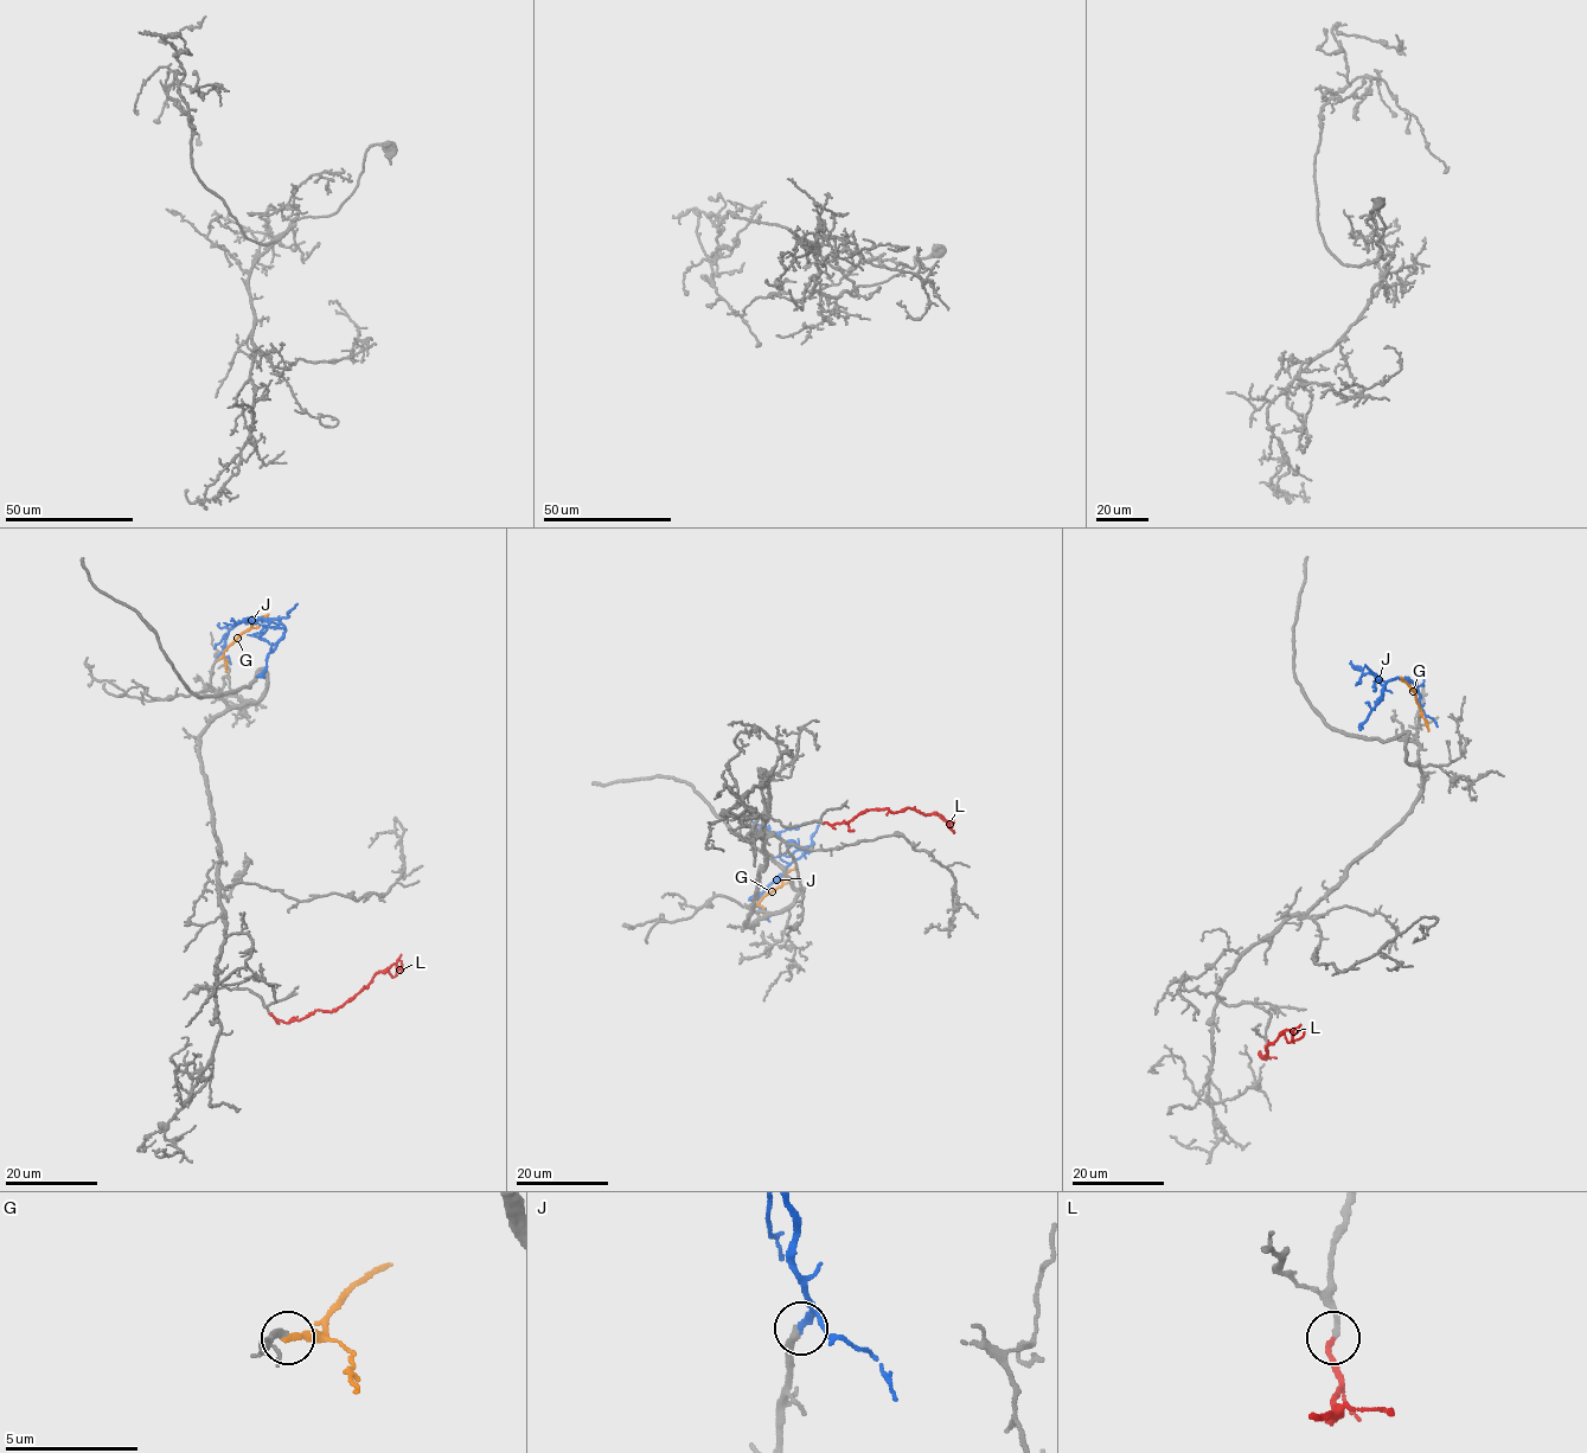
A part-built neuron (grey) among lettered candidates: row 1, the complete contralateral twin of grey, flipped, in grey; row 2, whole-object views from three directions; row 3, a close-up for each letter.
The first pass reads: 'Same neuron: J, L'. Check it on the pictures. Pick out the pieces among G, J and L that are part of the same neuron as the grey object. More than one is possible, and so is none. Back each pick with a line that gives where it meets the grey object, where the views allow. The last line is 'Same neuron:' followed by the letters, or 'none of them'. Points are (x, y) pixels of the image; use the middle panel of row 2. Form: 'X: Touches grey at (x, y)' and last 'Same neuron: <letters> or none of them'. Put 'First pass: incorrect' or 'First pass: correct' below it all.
J: Touches grey at (753, 906)
L: Touches grey at (824, 823)
Same neuron: J, L
First pass: correct

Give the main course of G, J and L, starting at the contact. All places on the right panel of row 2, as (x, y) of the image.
G: (1420, 716), (1414, 691), (1401, 676)
J: (1420, 715), (1419, 689), (1409, 680), (1399, 678), (1381, 684), (1373, 674), (1355, 669), (1364, 667)
L: (1266, 1044), (1266, 1060), (1260, 1053), (1261, 1057), (1280, 1034), (1290, 1042), (1304, 1031)

